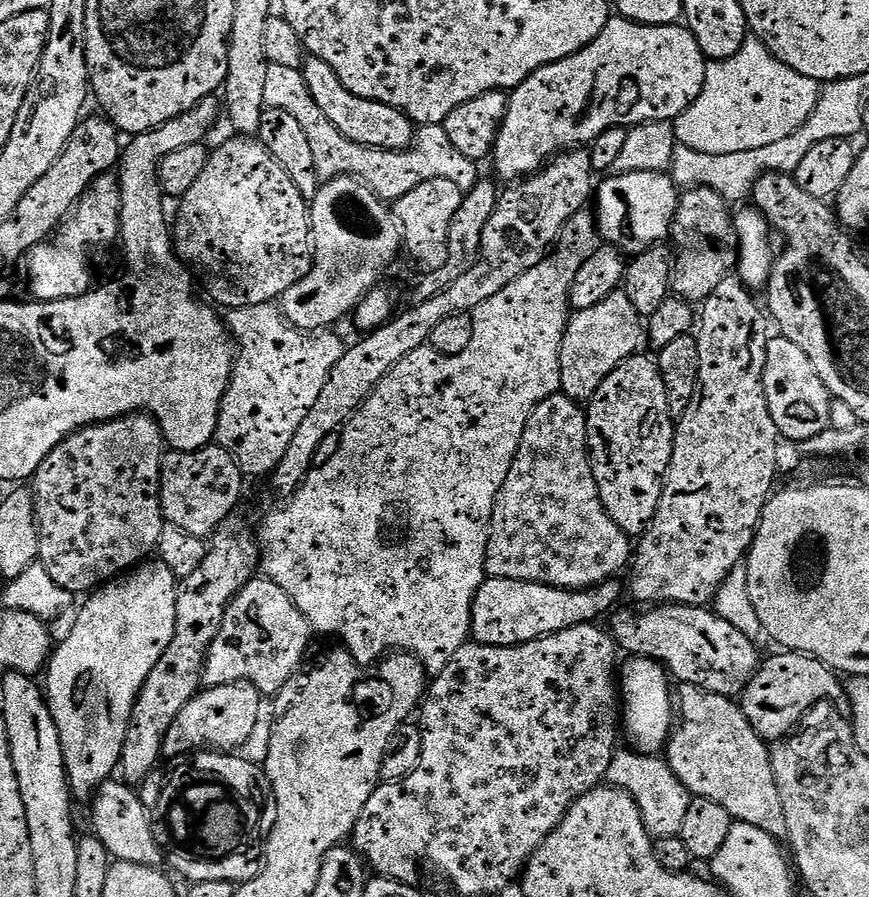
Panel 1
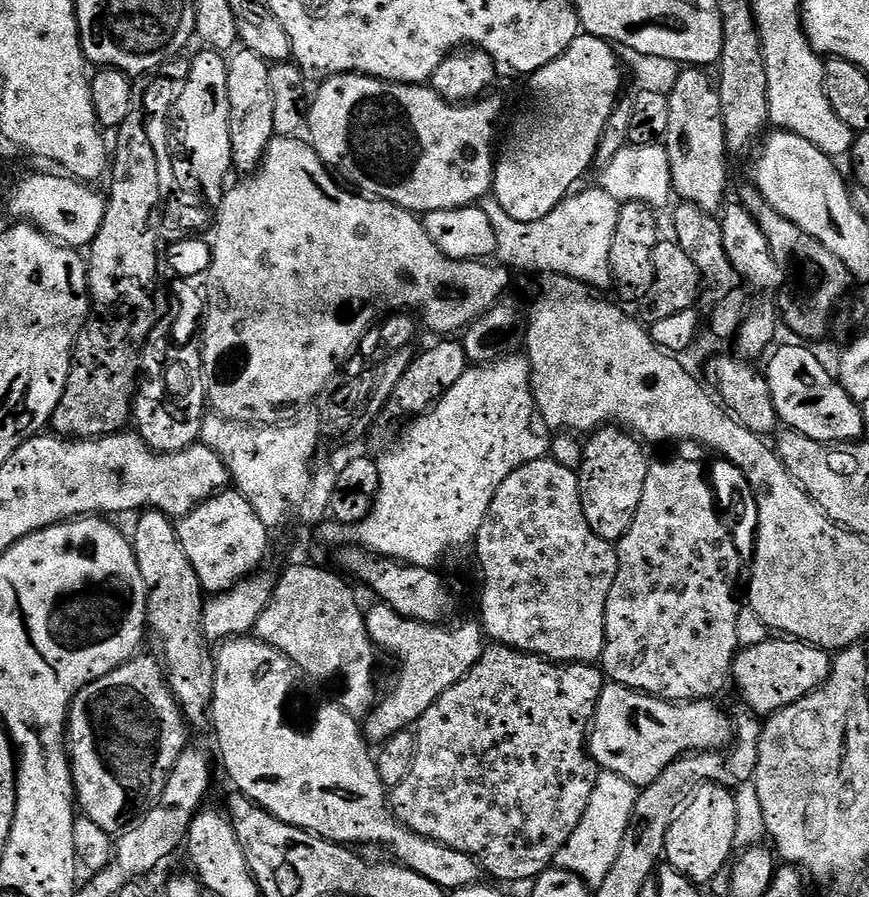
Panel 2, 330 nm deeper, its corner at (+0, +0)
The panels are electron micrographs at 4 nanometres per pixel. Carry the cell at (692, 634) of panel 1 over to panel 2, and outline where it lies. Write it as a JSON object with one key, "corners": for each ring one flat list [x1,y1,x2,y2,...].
{"corners":[[769,638,766,642,758,642,758,646,737,651,731,679,744,699,743,707,757,717,767,718,822,687,831,669,832,656,825,649,815,648,802,640]]}

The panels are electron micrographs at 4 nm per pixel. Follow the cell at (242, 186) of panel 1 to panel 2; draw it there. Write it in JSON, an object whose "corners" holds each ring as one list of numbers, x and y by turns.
{"corners":[[236,50,227,57,228,73,226,86,230,90,230,146,232,147,232,167,240,174,251,174,260,166,269,142,276,136,274,130,274,102,270,98,270,65,258,54,247,50]]}

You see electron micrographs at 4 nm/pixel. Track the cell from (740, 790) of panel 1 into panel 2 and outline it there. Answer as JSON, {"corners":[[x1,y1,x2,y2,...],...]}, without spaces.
{"corners":[[605,683,588,734,588,755,603,771,622,774,643,790,666,766,694,752,723,750,734,739,734,724,712,700,673,702]]}

